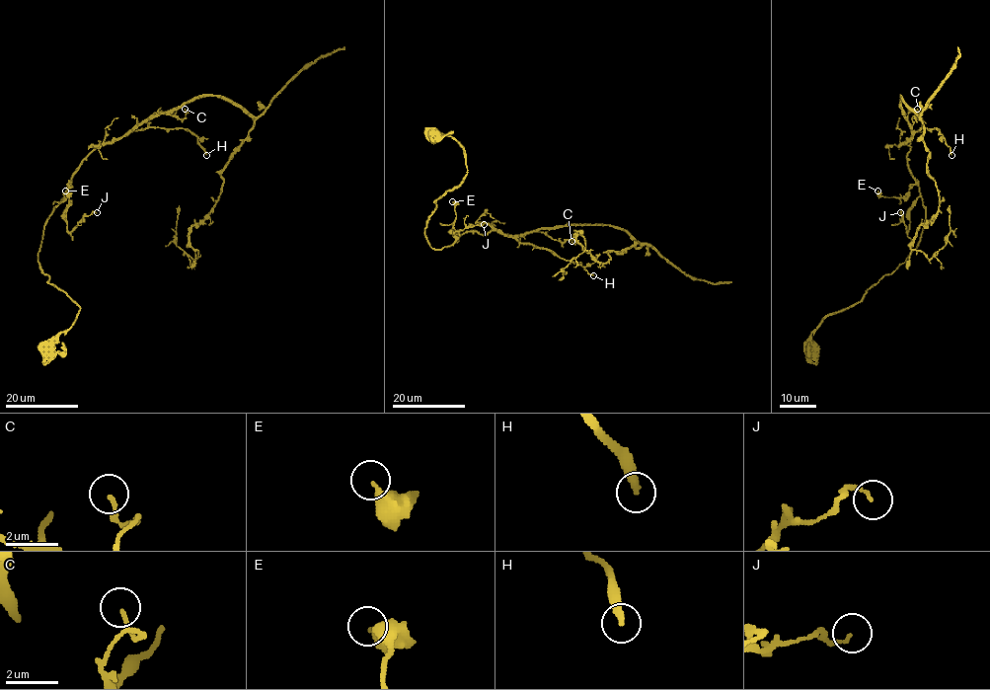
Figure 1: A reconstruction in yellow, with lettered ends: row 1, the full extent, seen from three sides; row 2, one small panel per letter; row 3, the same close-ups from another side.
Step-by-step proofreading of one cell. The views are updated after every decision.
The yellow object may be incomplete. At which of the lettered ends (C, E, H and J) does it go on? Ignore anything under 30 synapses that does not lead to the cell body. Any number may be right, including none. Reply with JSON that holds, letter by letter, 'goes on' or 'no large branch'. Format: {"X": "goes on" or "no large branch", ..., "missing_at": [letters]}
{"C": "no large branch", "E": "no large branch", "H": "goes on", "J": "no large branch", "missing_at": ["H"]}

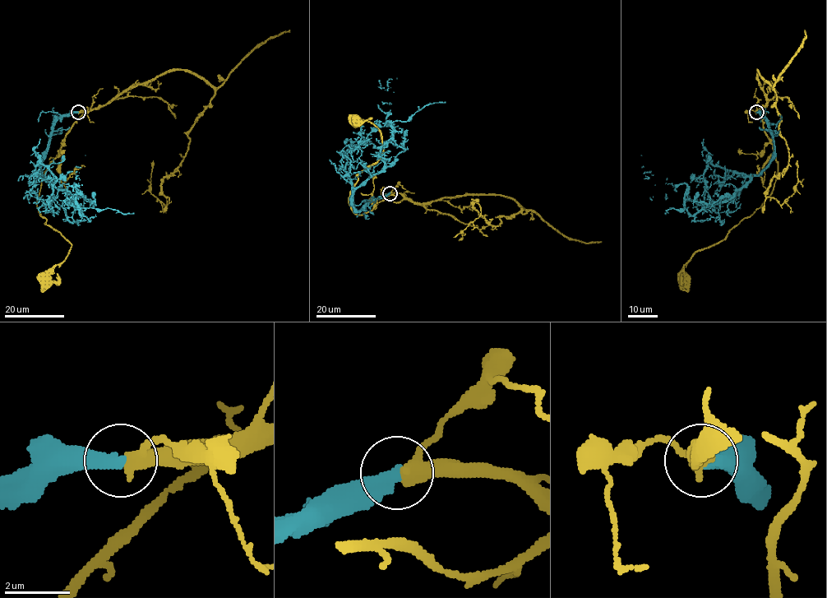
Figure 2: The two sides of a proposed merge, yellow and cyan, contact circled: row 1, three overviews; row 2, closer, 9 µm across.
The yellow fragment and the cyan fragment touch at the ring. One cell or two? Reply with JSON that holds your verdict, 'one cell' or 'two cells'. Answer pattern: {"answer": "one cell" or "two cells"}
{"answer": "one cell"}

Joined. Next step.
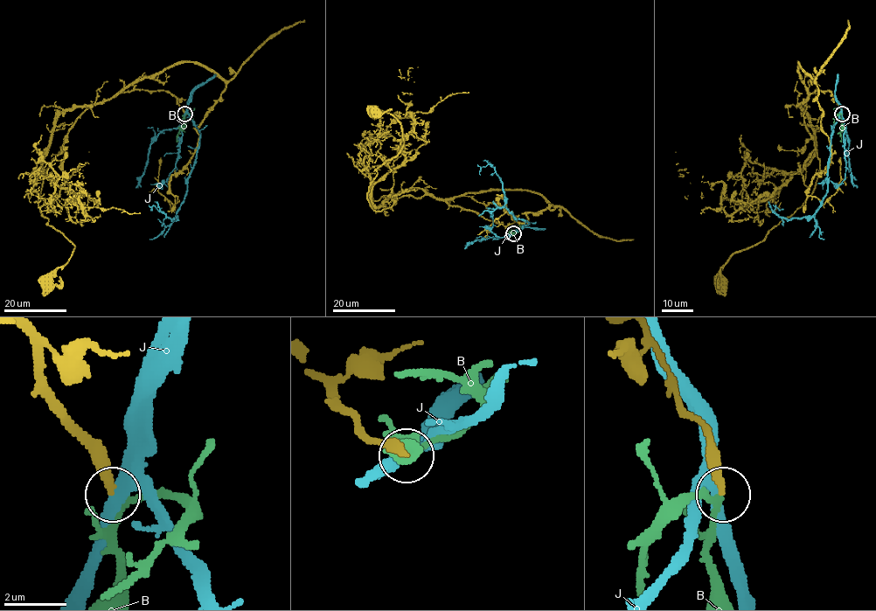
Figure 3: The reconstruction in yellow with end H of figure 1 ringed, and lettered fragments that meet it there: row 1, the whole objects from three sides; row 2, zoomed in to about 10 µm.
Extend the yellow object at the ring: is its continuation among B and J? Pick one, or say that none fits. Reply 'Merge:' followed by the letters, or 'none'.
Merge: B

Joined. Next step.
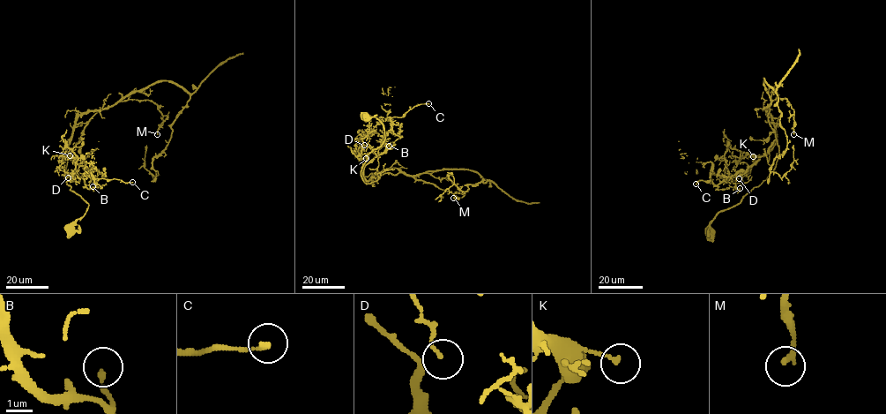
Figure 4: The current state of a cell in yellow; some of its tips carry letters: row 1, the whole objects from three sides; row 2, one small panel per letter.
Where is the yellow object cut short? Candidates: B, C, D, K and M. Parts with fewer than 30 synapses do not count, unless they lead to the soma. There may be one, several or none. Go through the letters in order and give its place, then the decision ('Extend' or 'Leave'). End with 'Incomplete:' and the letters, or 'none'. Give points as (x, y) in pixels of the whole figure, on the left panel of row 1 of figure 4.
B: Place: (93, 186). Leave
C: Place: (132, 182). Leave
D: Place: (68, 177). Leave
K: Place: (70, 155). Leave
M: Place: (157, 134). Leave
Incomplete: none

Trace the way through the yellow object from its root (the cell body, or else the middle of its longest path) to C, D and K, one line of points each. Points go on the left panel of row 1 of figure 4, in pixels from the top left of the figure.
C: (69, 228), (89, 205), (66, 182), (69, 154), (103, 109), (82, 113), (66, 154), (95, 184), (132, 182)
D: (69, 228), (89, 205), (66, 182), (69, 154), (103, 109), (77, 118), (63, 152), (77, 159), (68, 177)
K: (69, 228), (89, 205), (66, 182), (69, 154), (86, 124), (103, 109), (77, 118), (66, 148), (70, 155)

